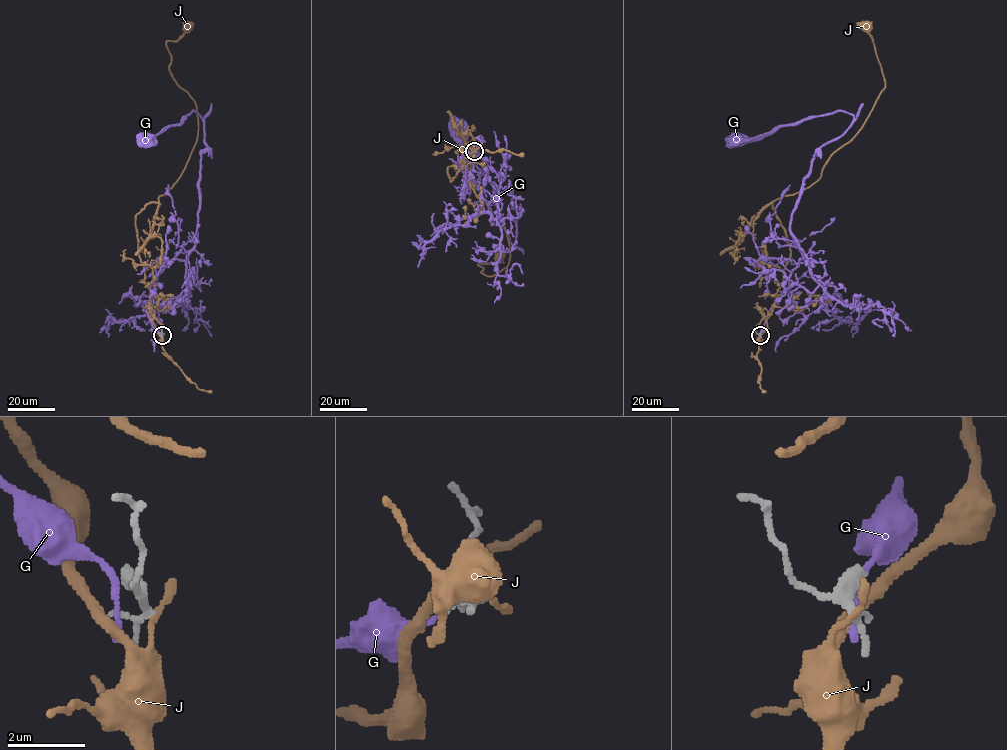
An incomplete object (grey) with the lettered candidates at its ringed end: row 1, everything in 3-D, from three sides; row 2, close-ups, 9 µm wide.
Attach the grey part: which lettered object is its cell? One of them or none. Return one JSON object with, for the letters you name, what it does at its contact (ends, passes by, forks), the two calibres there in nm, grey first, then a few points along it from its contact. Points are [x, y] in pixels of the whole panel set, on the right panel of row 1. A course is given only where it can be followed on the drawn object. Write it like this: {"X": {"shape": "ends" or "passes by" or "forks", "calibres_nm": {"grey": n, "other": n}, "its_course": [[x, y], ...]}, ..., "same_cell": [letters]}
{"same_cell": []}

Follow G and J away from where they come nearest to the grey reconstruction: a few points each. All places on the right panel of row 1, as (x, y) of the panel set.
G: (760, 335), (789, 275), (806, 259), (790, 230), (791, 213), (811, 159), (853, 117), (837, 111), (736, 138)
J: (759, 335), (767, 327), (790, 253), (773, 201), (814, 184), (827, 160), (861, 128), (885, 87), (865, 26)

